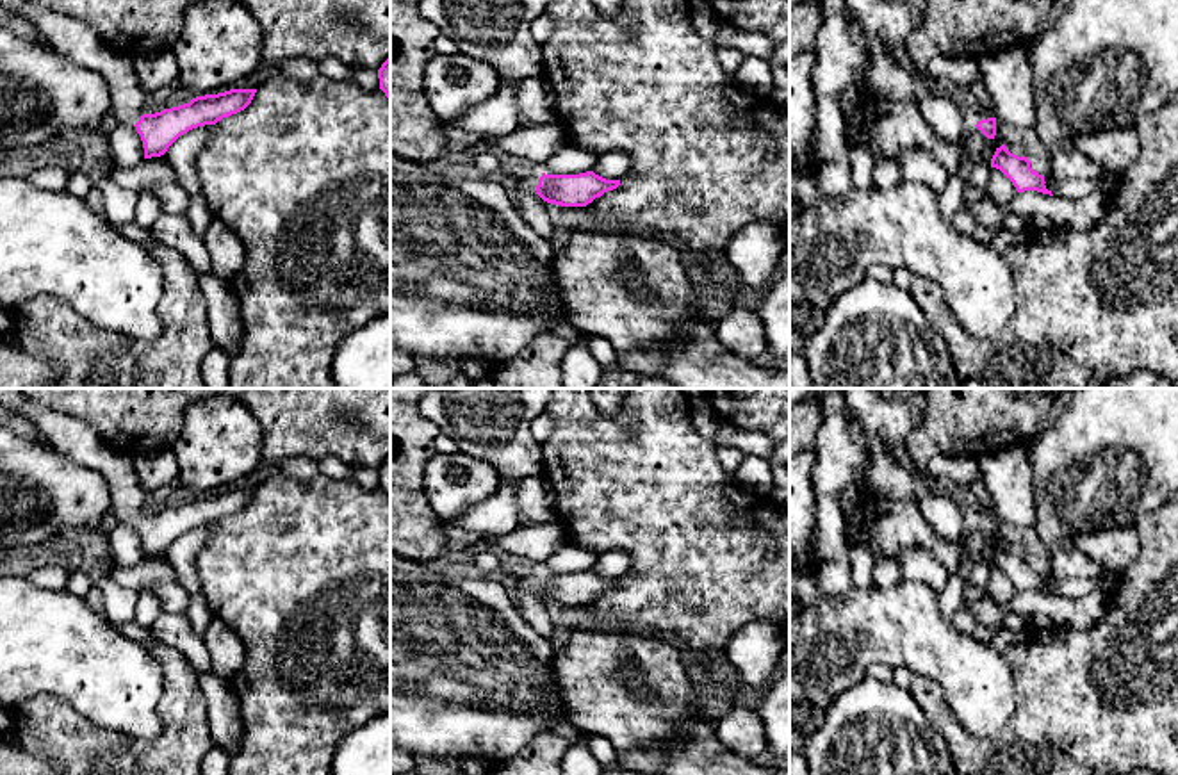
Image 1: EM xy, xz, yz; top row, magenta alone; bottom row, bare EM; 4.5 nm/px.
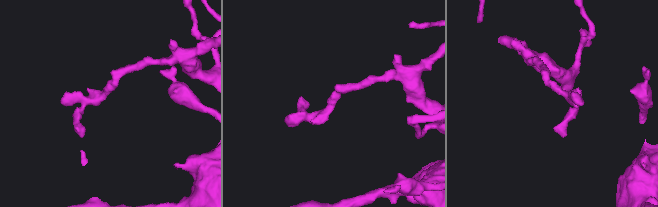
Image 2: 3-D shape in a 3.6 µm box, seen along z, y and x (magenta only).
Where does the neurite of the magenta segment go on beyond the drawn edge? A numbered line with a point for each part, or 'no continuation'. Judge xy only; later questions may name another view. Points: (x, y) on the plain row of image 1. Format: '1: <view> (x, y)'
1: xy (73, 439)

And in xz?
1: xz (530, 583)

